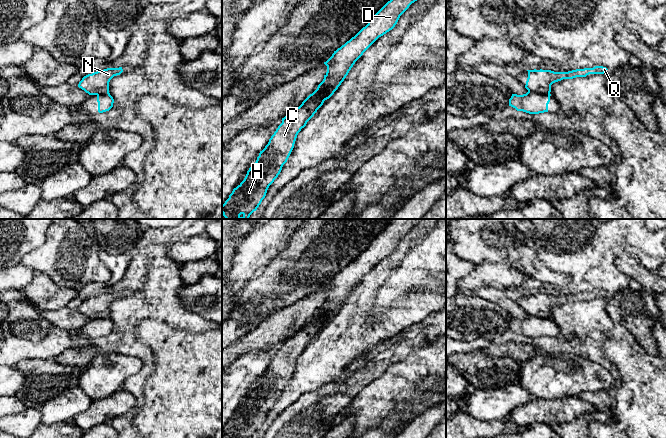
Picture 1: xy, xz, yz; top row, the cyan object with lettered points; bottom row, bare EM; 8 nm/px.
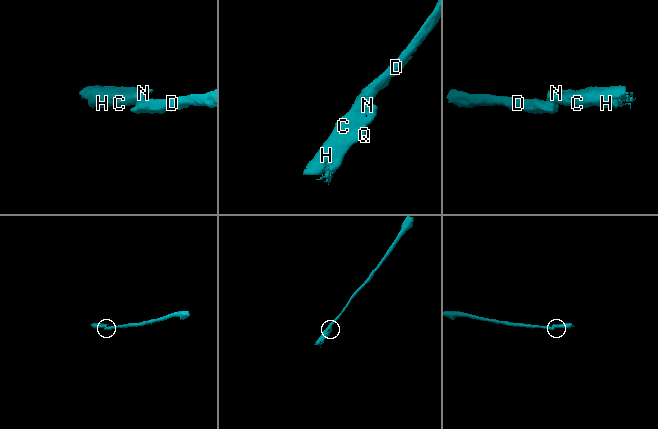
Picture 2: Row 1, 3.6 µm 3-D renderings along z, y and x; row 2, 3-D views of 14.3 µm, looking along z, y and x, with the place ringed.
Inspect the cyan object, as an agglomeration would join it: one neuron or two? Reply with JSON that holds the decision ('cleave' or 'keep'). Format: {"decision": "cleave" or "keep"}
{"decision": "cleave"}

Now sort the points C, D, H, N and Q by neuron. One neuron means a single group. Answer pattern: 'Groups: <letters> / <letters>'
Groups: C H N Q / D

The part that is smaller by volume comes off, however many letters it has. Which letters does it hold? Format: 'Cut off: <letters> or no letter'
Cut off: C, H, N, Q

